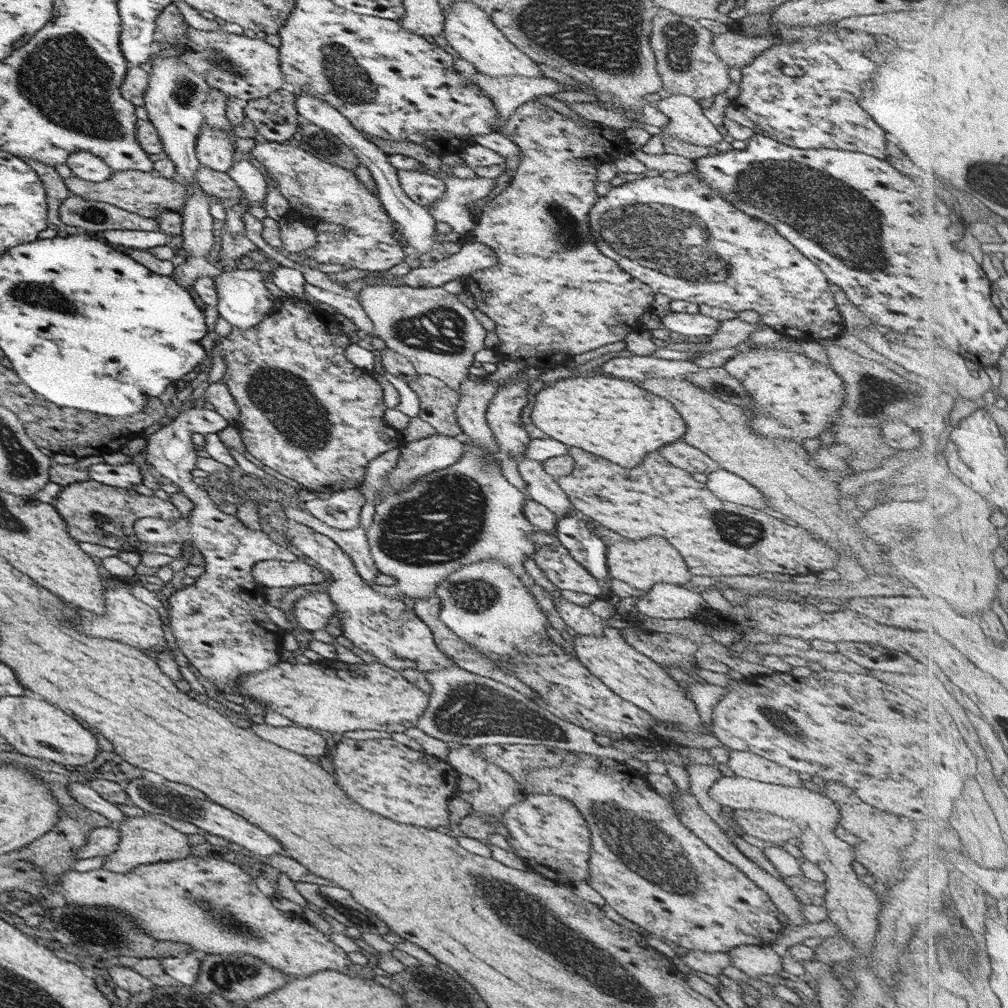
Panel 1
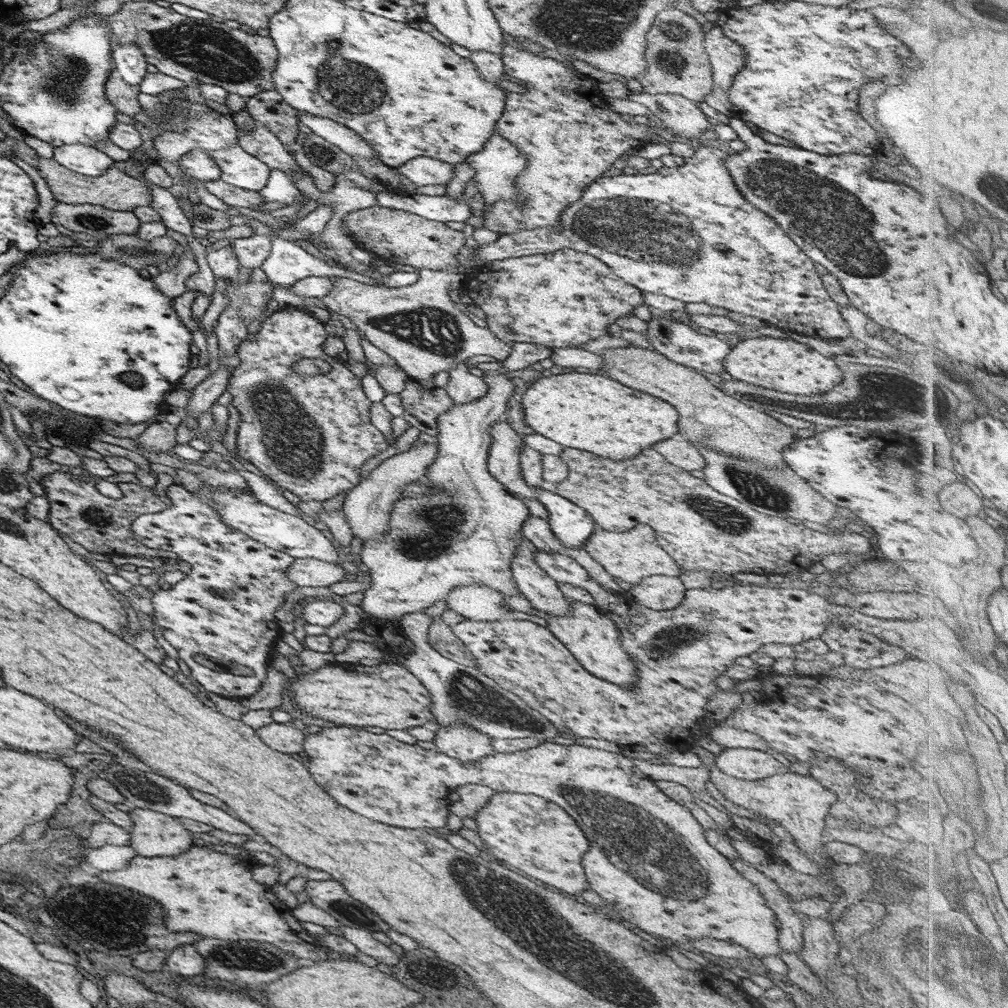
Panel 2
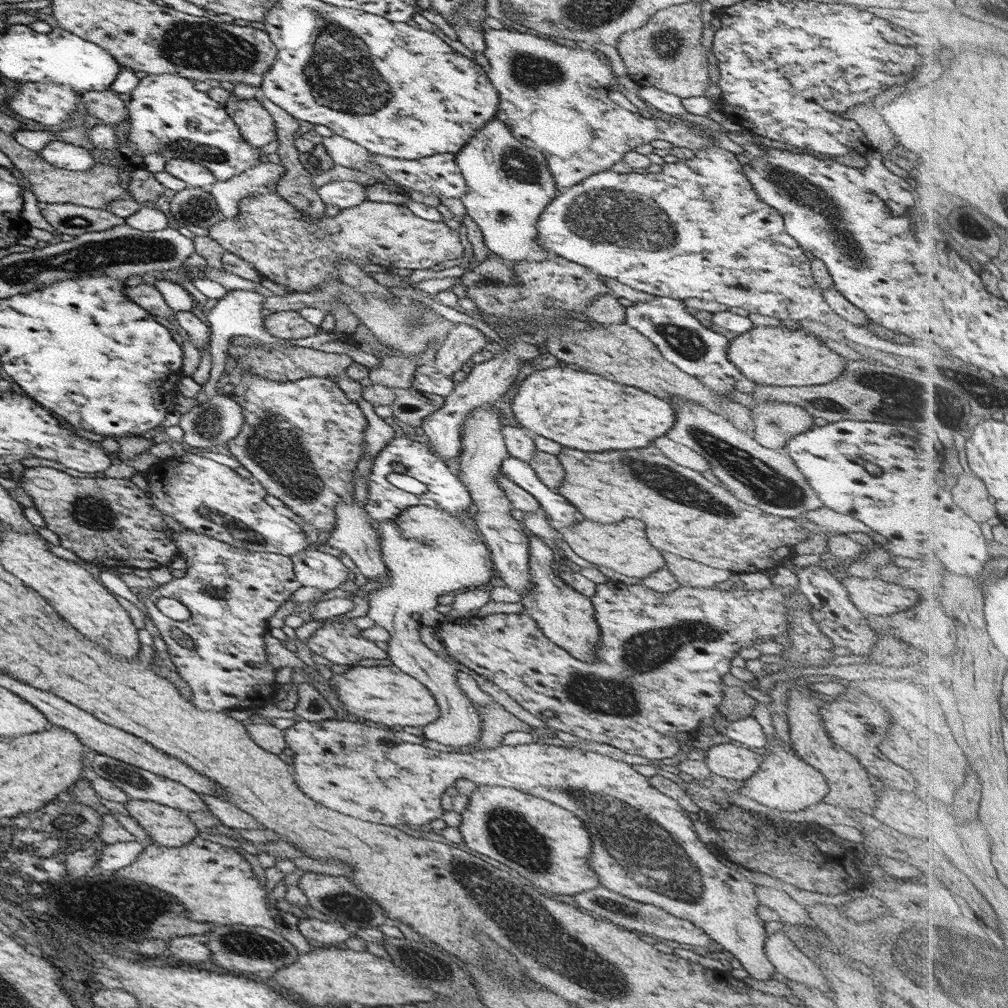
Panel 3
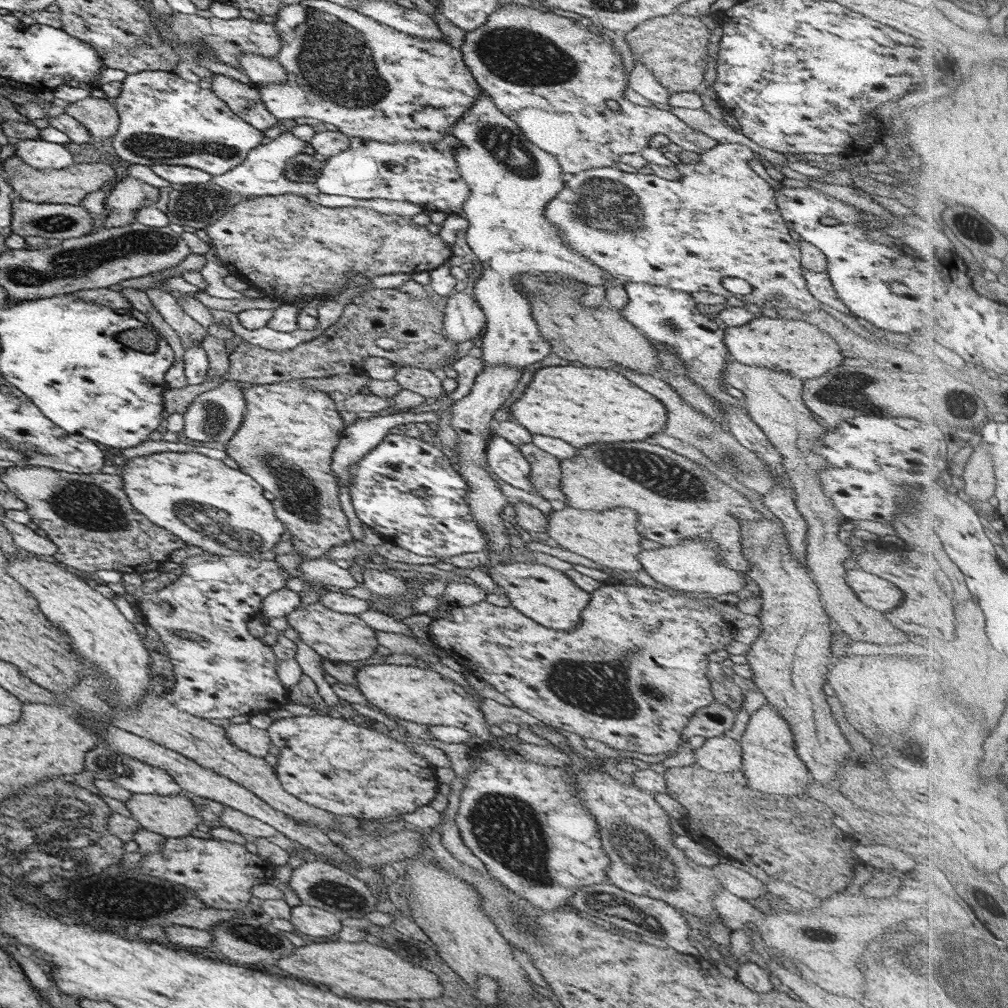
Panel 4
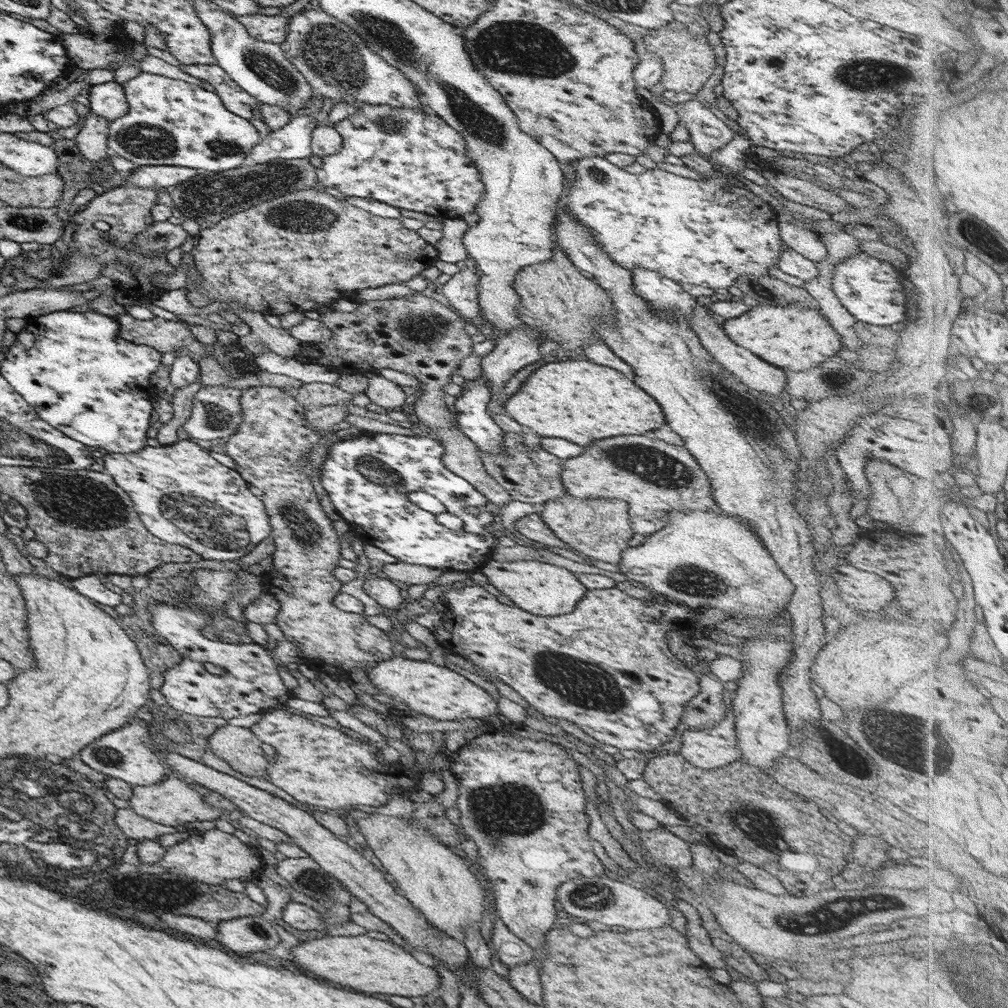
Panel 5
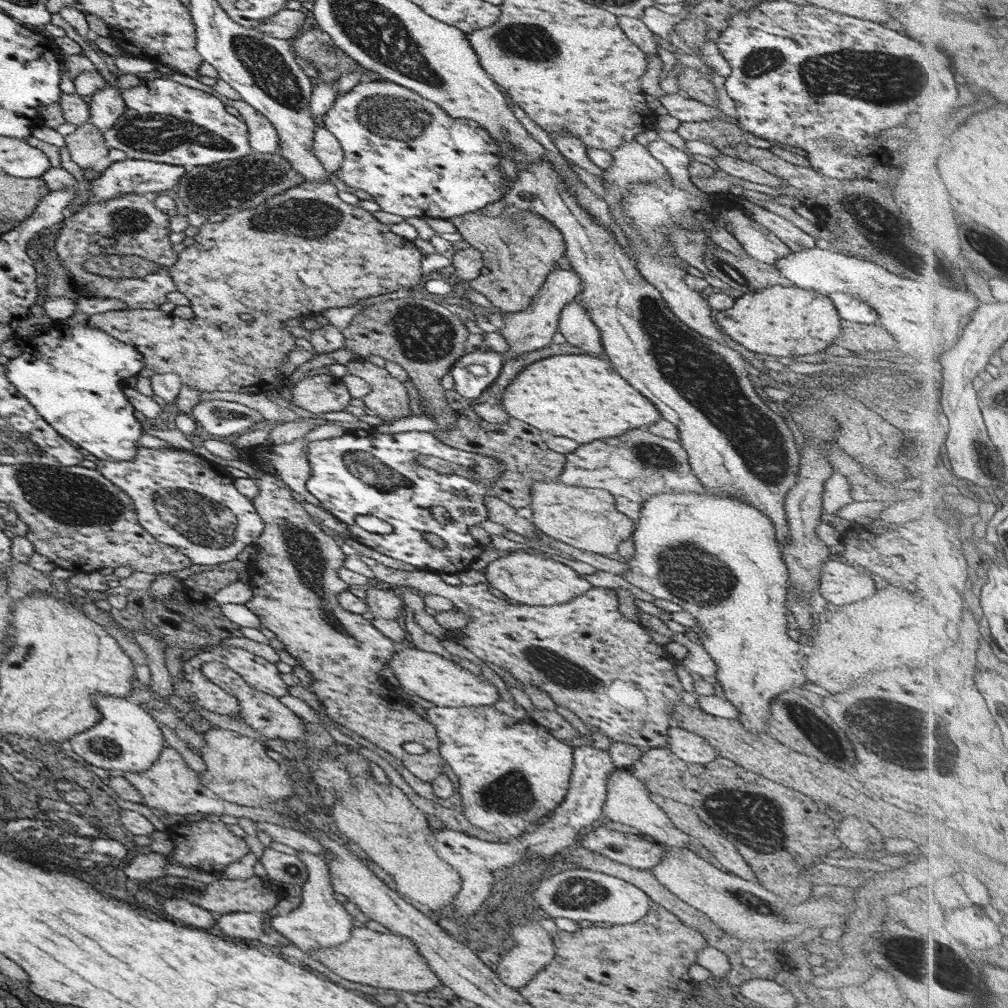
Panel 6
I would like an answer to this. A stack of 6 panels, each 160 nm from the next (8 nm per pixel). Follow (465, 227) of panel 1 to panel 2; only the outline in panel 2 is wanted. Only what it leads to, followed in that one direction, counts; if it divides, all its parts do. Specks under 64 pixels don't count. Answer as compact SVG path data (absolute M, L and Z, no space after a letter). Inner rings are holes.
M386 190L376 193L376 204L385 208L407 211L421 218L435 222L465 222L469 217L469 207L462 195L453 201L444 195L429 196L413 194L392 193Z

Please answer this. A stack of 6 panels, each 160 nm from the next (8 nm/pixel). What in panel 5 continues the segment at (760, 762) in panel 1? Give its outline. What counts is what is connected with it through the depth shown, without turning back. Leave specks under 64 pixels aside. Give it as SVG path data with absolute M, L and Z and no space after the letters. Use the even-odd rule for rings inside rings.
M725 706L723 718L709 729L683 730L678 753L702 769L722 767L739 758L731 711Z

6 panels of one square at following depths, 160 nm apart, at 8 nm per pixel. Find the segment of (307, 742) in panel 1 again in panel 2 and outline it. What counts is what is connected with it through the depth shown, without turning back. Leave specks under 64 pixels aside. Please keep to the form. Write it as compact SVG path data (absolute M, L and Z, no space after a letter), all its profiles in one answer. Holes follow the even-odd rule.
M269 723L254 730L265 746L283 754L298 753L302 750L303 731L291 724Z

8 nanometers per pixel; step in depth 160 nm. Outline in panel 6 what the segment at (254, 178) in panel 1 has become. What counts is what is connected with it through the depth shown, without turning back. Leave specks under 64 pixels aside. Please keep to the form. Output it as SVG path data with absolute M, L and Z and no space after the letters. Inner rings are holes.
M140 79L135 87L120 91L121 100L125 108L114 126L102 135L108 148L116 148L127 155L128 158L160 162L175 166L190 168L194 166L207 166L214 162L241 158L250 152L247 140L247 127L243 122L229 114L223 102L207 92L183 86L170 79Z

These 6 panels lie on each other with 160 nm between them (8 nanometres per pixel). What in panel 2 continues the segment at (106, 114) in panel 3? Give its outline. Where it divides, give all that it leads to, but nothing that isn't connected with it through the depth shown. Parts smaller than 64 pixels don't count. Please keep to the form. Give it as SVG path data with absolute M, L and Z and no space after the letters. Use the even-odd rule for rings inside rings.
M115 70L103 83L104 97L110 102L119 114L135 115L141 109L136 96L139 94L138 86L127 84Z

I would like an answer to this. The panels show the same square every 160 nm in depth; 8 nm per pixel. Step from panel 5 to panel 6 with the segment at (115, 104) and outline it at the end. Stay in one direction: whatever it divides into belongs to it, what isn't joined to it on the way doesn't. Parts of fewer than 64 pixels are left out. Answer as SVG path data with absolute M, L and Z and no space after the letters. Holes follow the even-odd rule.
M106 83L105 88L94 92L90 98L88 121L101 132L107 131L123 114L125 105L120 93Z

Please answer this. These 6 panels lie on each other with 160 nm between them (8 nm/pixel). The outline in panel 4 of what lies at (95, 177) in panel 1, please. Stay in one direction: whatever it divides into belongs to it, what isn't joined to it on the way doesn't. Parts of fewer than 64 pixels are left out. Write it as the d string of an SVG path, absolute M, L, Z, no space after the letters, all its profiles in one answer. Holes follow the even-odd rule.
M39 139L15 141L14 155L27 166L37 169L60 169L74 164L71 153L63 145Z

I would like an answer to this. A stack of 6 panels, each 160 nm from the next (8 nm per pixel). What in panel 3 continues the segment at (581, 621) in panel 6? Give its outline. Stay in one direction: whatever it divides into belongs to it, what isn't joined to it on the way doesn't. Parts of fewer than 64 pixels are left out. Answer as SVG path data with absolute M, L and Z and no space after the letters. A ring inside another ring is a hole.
M609 580L607 584L596 585L596 590L590 598L594 610L595 623L597 623L598 632L600 632L600 639L596 644L596 659L594 661L585 662L581 659L573 658L566 650L554 645L536 626L536 623L525 613L492 613L485 615L485 617L467 616L466 618L458 618L441 622L437 625L437 636L441 641L444 649L453 656L460 664L473 670L477 674L485 677L485 680L493 682L497 688L500 688L523 708L529 714L538 716L545 712L545 716L553 714L554 717L547 718L543 716L542 720L547 724L549 731L561 730L577 736L582 740L589 740L591 742L600 742L609 744L627 754L638 755L644 757L648 762L661 762L661 758L670 758L674 752L677 751L681 741L687 738L687 732L696 730L698 726L706 723L716 709L720 706L722 701L722 682L721 676L727 674L730 666L730 660L737 656L740 648L747 646L755 646L756 642L770 642L772 636L781 636L786 633L788 606L786 606L786 596L789 593L799 591L796 587L769 587L766 589L747 591L739 584L729 589L729 591L719 591L719 589L712 588L689 588L677 587L674 591L668 593L657 593L654 590L647 589L643 585L629 585Z

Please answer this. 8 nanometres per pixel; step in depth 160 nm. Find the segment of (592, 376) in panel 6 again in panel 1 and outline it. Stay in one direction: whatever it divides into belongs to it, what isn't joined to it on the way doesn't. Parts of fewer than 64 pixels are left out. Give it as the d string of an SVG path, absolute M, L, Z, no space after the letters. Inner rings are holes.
M603 376L557 380L535 394L531 411L532 424L549 438L611 460L623 468L633 468L647 452L677 440L686 431L683 419L667 400L631 382Z

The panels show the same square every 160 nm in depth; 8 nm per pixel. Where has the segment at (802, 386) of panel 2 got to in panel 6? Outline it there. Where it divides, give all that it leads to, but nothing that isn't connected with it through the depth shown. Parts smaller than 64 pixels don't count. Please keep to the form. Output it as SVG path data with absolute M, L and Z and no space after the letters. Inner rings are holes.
M766 286L752 293L743 293L724 311L714 312L713 320L721 331L743 348L751 350L755 358L787 357L794 358L807 354L817 354L832 344L833 338L840 338L839 317L833 303L814 290L799 287Z

